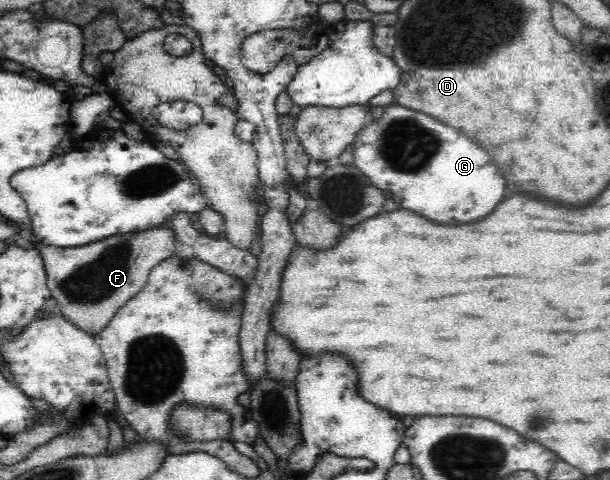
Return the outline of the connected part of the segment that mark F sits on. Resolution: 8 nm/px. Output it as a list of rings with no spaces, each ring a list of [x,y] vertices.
[[[164,222],[158,228],[113,236],[102,242],[80,246],[78,250],[58,250],[34,241],[35,249],[42,250],[40,255],[46,254],[48,288],[52,298],[56,298],[62,314],[80,328],[94,334],[98,334],[110,322],[120,306],[124,306],[136,292],[140,292],[150,270],[158,266],[162,258],[167,259],[174,254],[177,241],[169,222]]]

